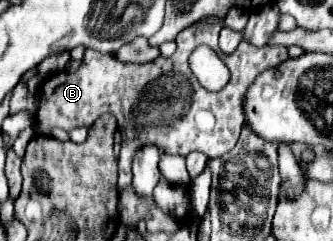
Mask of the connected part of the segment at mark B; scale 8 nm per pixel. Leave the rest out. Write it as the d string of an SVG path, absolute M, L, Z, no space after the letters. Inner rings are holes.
M218 23L190 25L178 33L178 49L172 57L158 57L150 63L118 63L112 53L86 49L84 61L78 71L62 71L44 81L38 93L36 133L52 135L54 127L60 127L64 131L90 127L90 123L94 123L98 115L114 115L122 135L118 189L126 189L130 185L132 159L138 147L144 147L146 143L154 143L162 153L188 155L190 151L202 151L208 157L222 157L236 145L244 123L244 115L240 113L240 99L244 99L256 75L266 71L268 67L286 61L288 51L284 45L254 47L248 39L242 37L238 49L232 55L226 55L218 47L218 31ZM198 45L212 47L230 69L230 81L216 93L204 89L190 73L188 57ZM184 79L188 79L192 85L192 97L188 99L188 103L184 103Z

